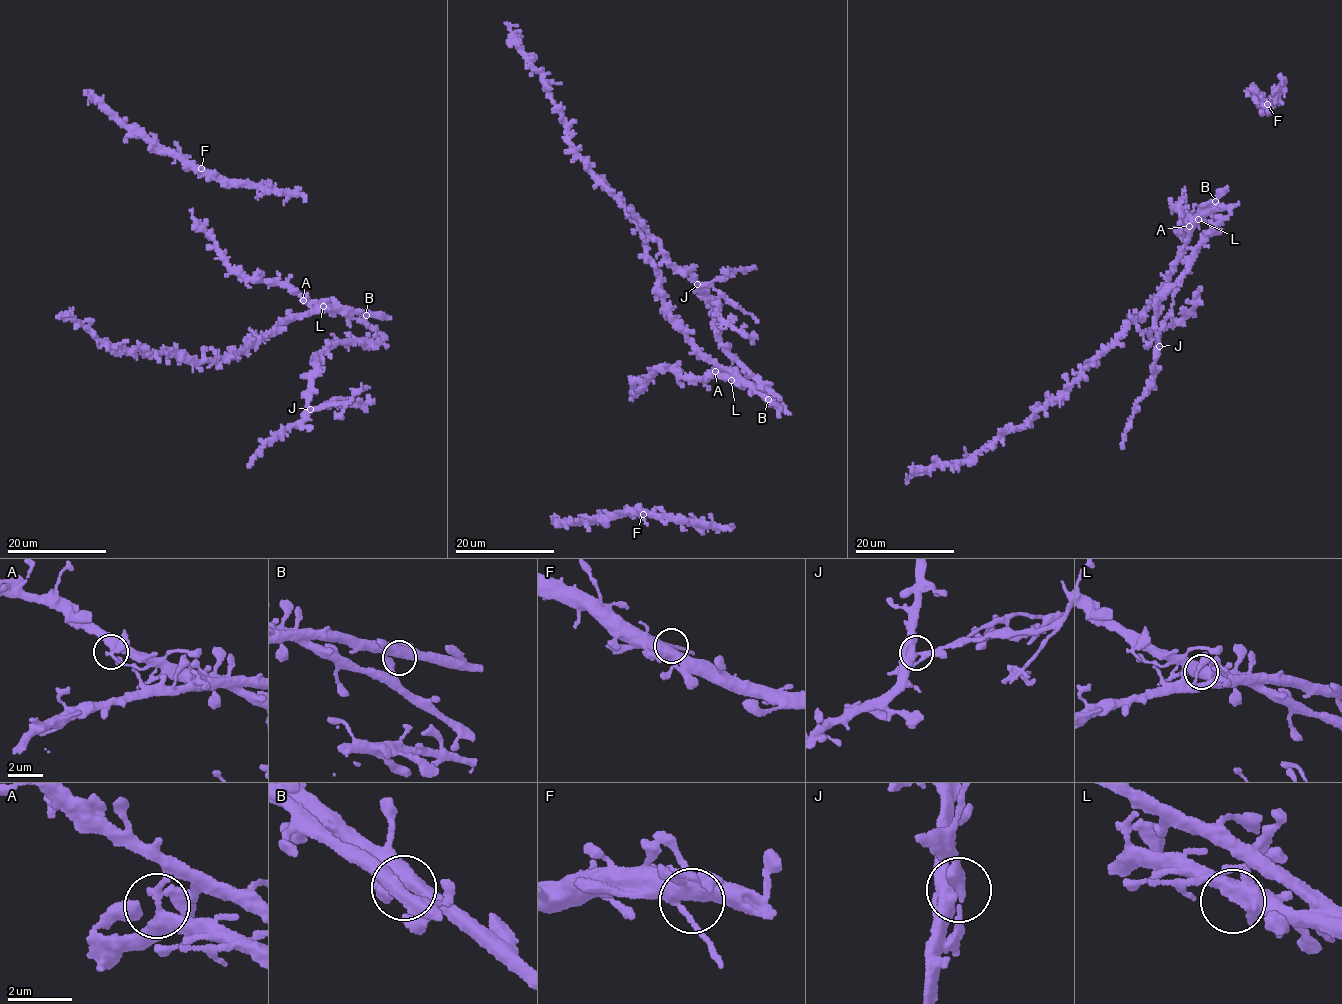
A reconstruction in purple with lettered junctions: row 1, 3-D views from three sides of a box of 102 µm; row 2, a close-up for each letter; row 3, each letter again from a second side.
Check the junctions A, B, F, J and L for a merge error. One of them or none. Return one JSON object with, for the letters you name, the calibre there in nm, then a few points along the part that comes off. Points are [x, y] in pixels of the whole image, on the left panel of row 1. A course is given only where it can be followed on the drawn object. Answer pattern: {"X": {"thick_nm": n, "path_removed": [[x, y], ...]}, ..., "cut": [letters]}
{"J": {"thick_nm": 360, "path_removed": [[310, 410], [353, 396], [369, 387]]}, "cut": ["J"]}

